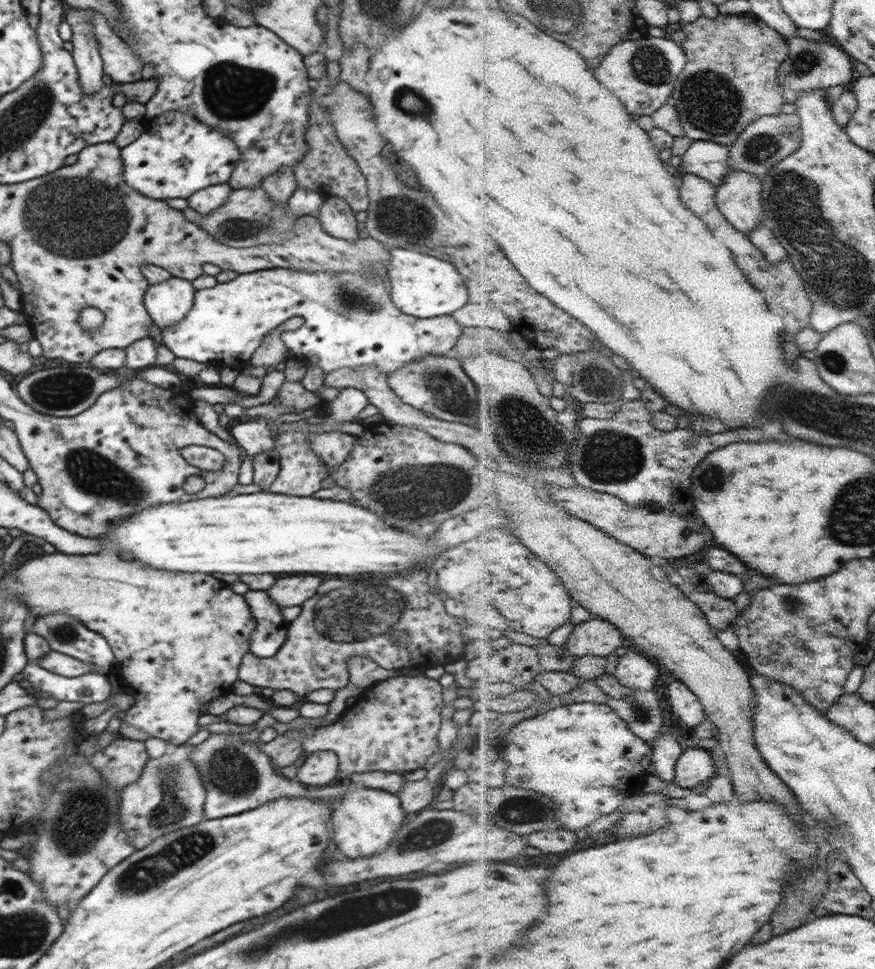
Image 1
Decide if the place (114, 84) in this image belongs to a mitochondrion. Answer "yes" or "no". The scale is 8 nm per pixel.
no

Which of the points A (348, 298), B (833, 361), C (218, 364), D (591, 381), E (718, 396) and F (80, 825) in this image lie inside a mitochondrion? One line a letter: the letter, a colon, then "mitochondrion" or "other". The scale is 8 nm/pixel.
A: mitochondrion
B: mitochondrion
C: other
D: mitochondrion
E: other
F: mitochondrion

